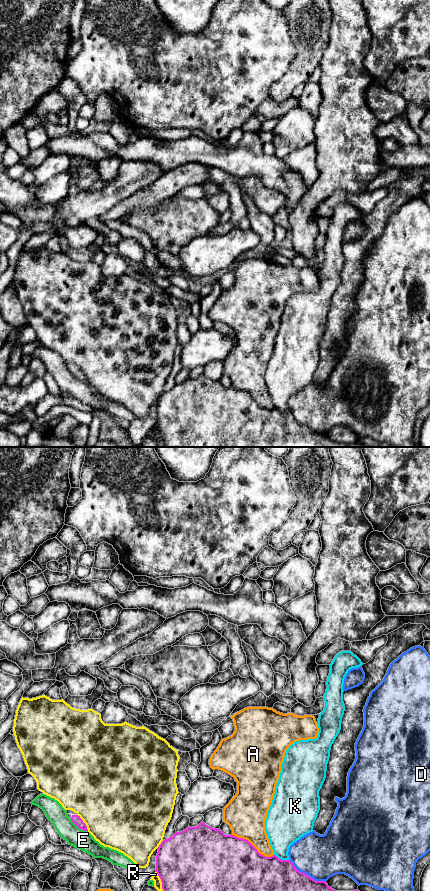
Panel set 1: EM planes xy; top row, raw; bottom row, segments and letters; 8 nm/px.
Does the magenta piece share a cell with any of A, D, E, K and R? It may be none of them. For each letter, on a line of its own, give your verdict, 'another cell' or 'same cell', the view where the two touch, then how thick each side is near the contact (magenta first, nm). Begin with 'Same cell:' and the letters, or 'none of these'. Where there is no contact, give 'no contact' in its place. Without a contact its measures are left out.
Same cell: none of these
A: another cell; meets magenta in xy; 440 nm thick on the magenta side, 320 nm on the other
D: another cell; meets magenta in xy; 260 nm thick on the magenta side, 360 nm on the other
E: another cell; meets magenta in xy; 70 nm thick on the magenta side, 160 nm on the other
K: another cell; meets magenta in xy; 300 nm thick on the magenta side, 280 nm on the other
R: another cell; meets magenta in xy; 70 nm thick on the magenta side, 500 nm on the other

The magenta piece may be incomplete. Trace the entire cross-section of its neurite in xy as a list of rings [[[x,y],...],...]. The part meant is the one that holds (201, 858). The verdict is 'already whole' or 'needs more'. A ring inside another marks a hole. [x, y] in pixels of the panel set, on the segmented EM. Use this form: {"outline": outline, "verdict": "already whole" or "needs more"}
{"outline": [[[204,822],[163,840],[156,856],[163,891],[336,891],[296,869],[290,860],[266,857],[246,839],[225,835]]], "verdict": "already whole"}

